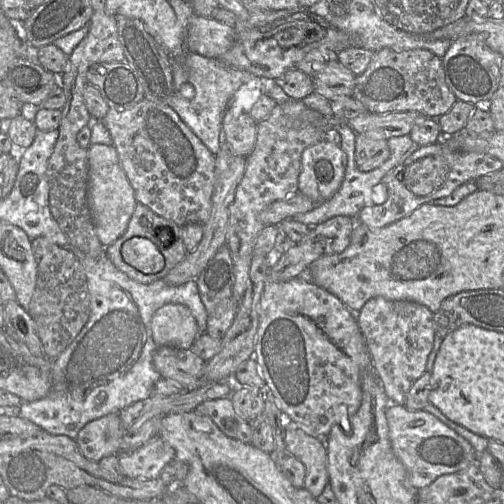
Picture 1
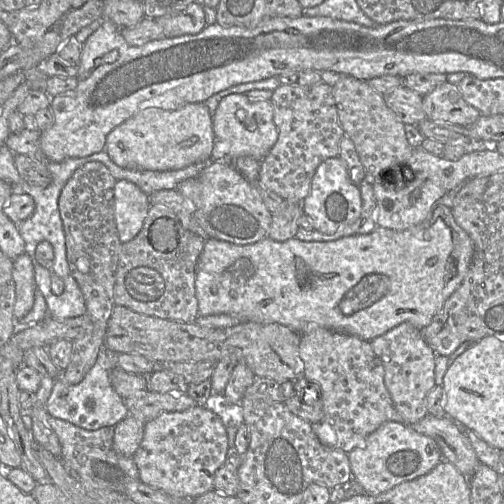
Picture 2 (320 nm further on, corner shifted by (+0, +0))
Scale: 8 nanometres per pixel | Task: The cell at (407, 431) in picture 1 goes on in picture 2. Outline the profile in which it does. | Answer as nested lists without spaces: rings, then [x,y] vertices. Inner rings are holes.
[[[394,421],[383,423],[347,455],[352,477],[361,484],[365,493],[370,495],[385,492],[428,473],[443,458],[433,438],[415,431],[409,425]]]

